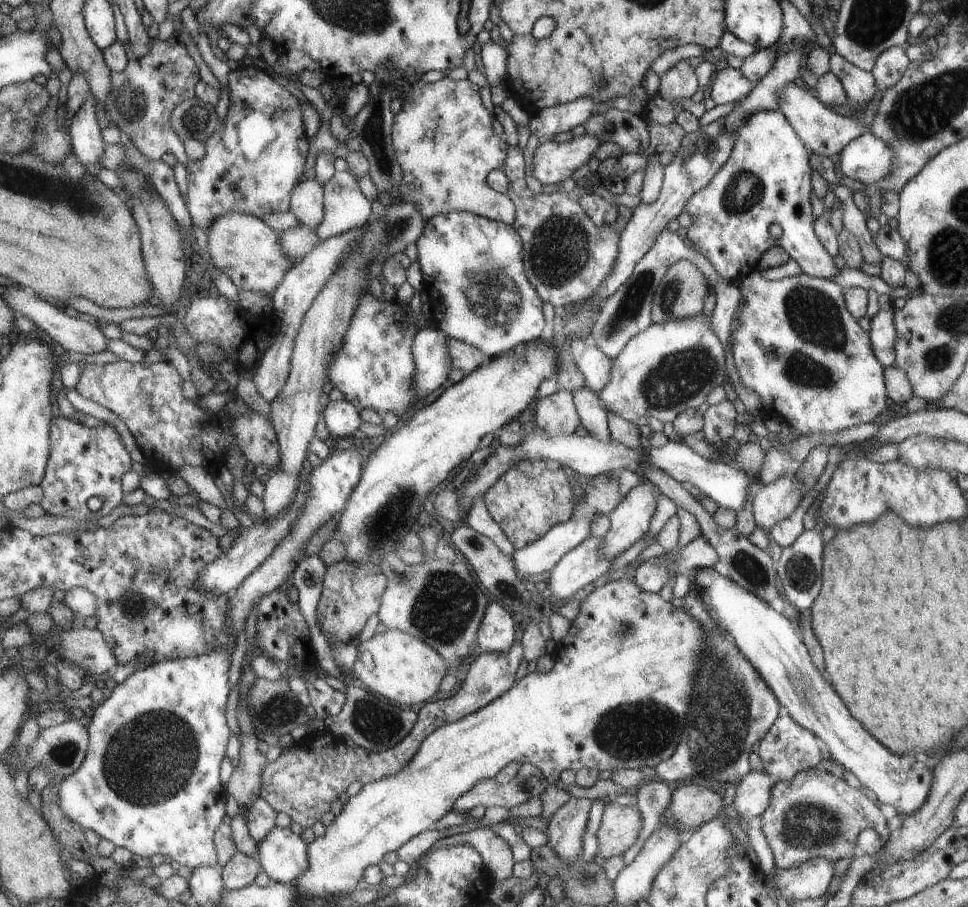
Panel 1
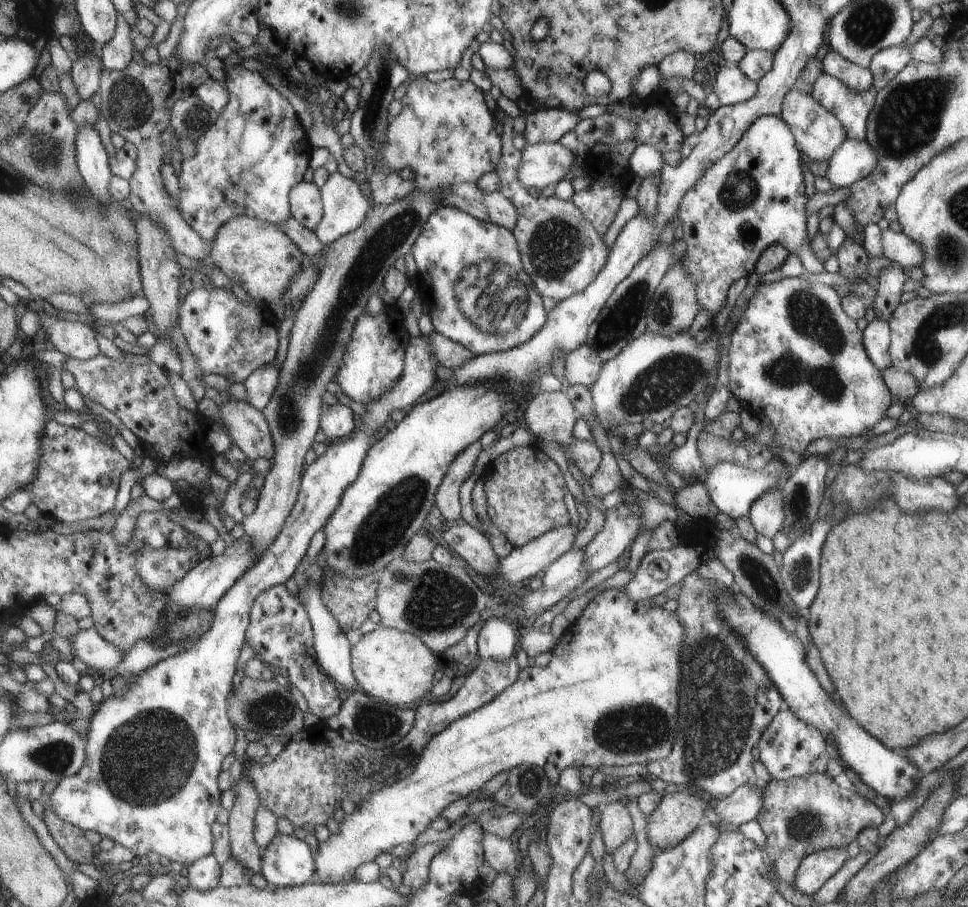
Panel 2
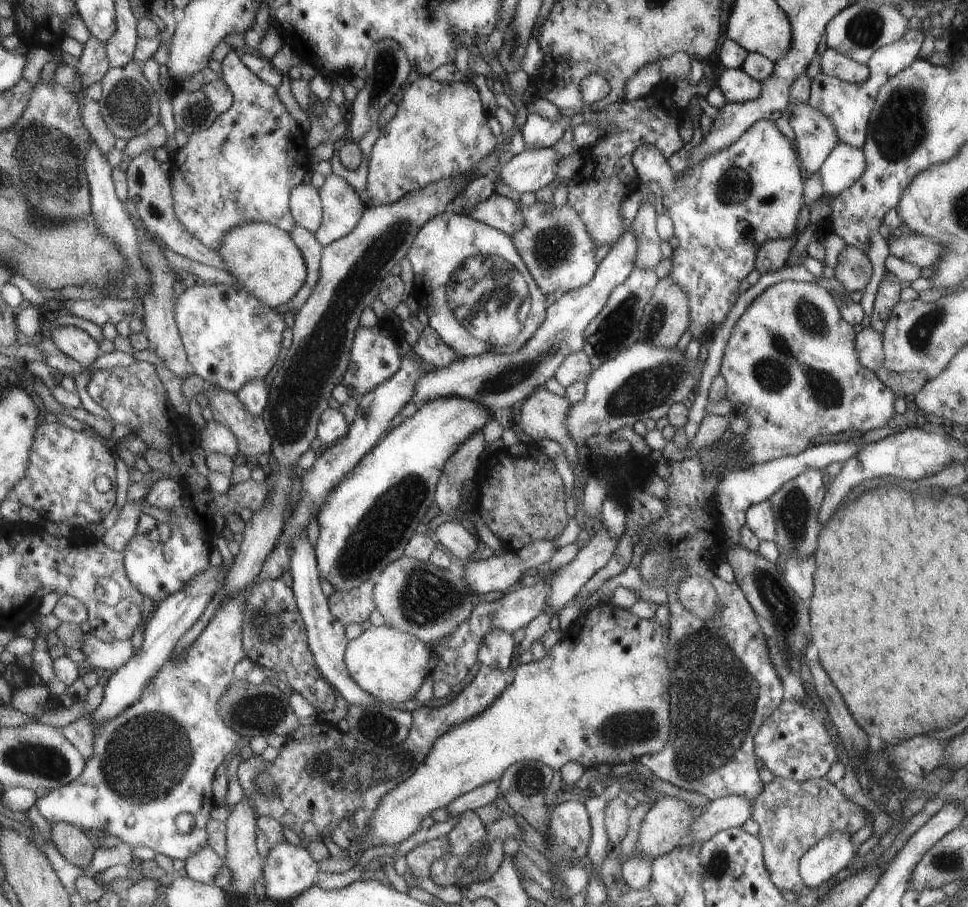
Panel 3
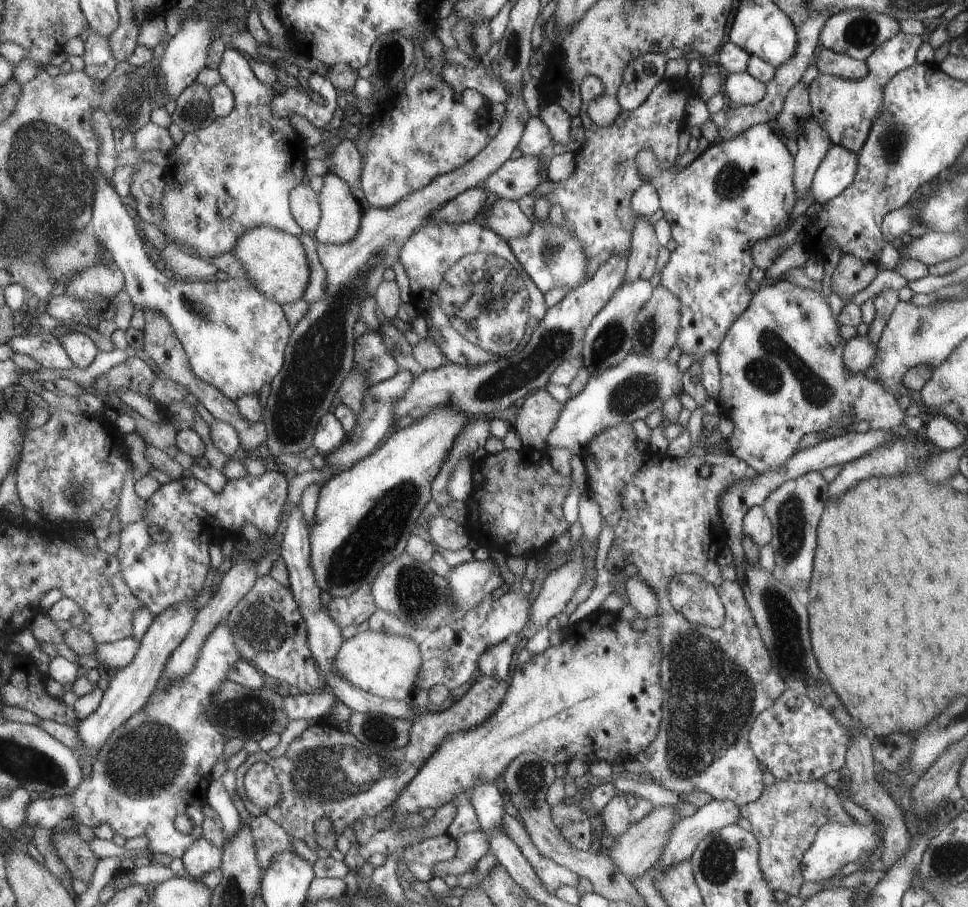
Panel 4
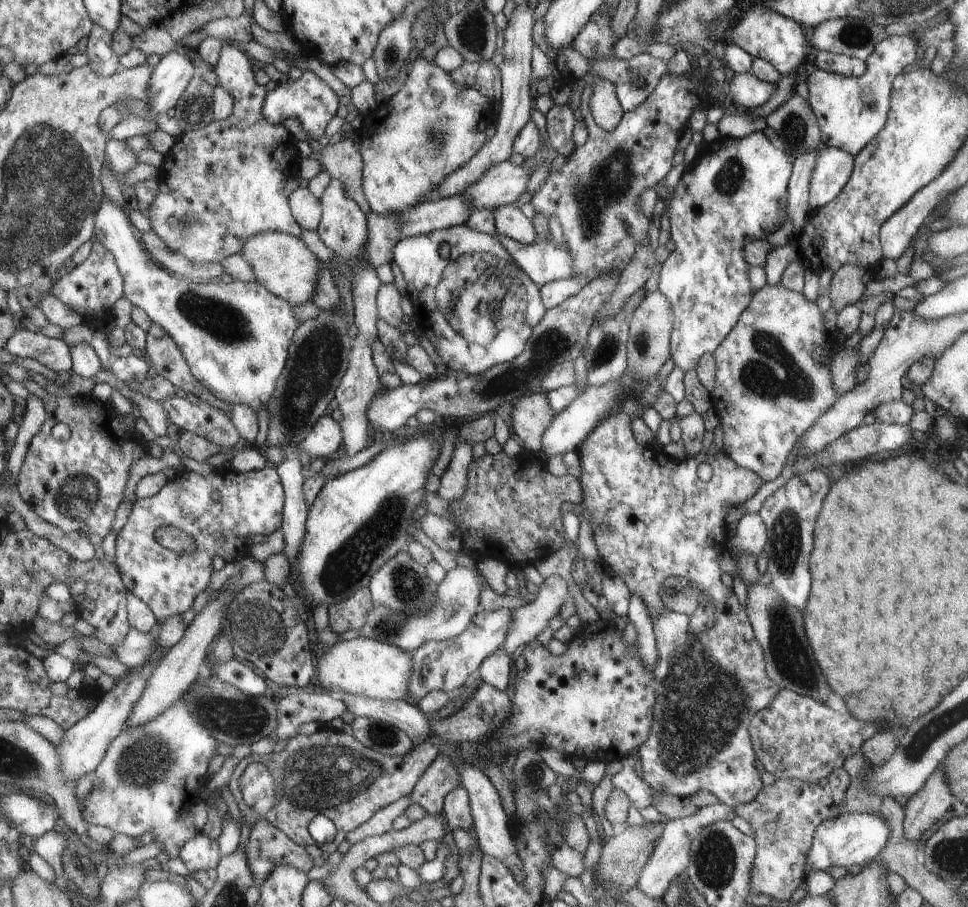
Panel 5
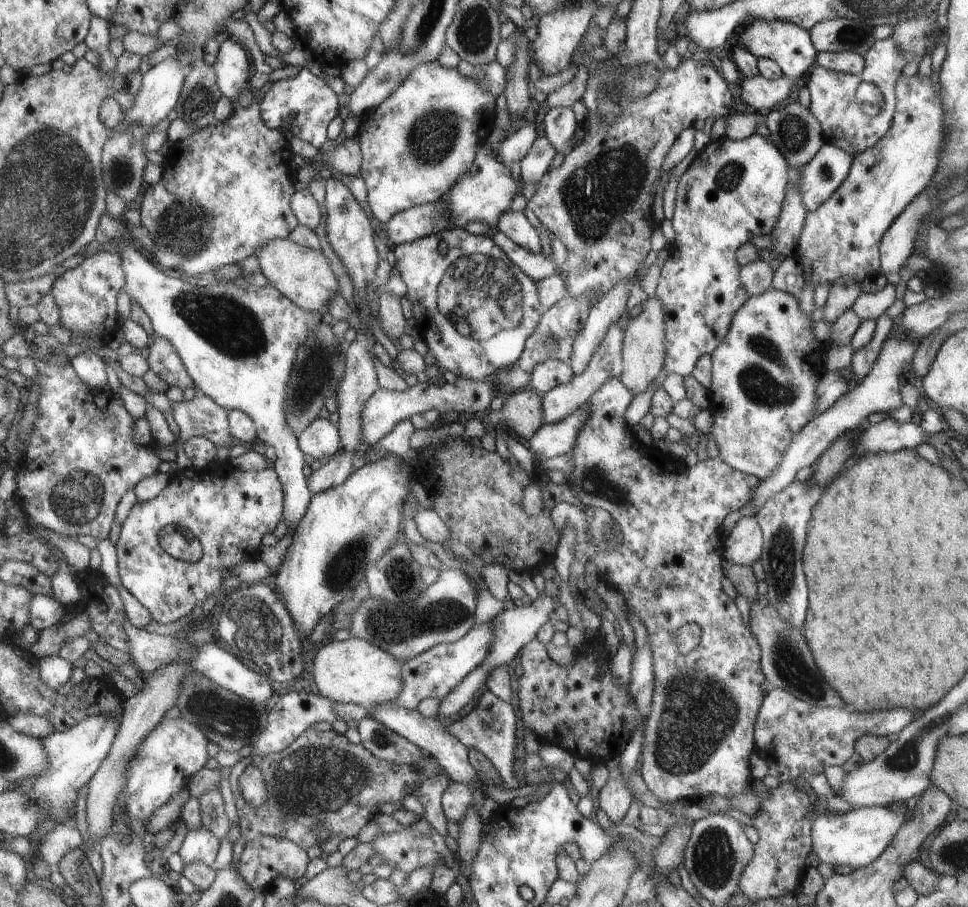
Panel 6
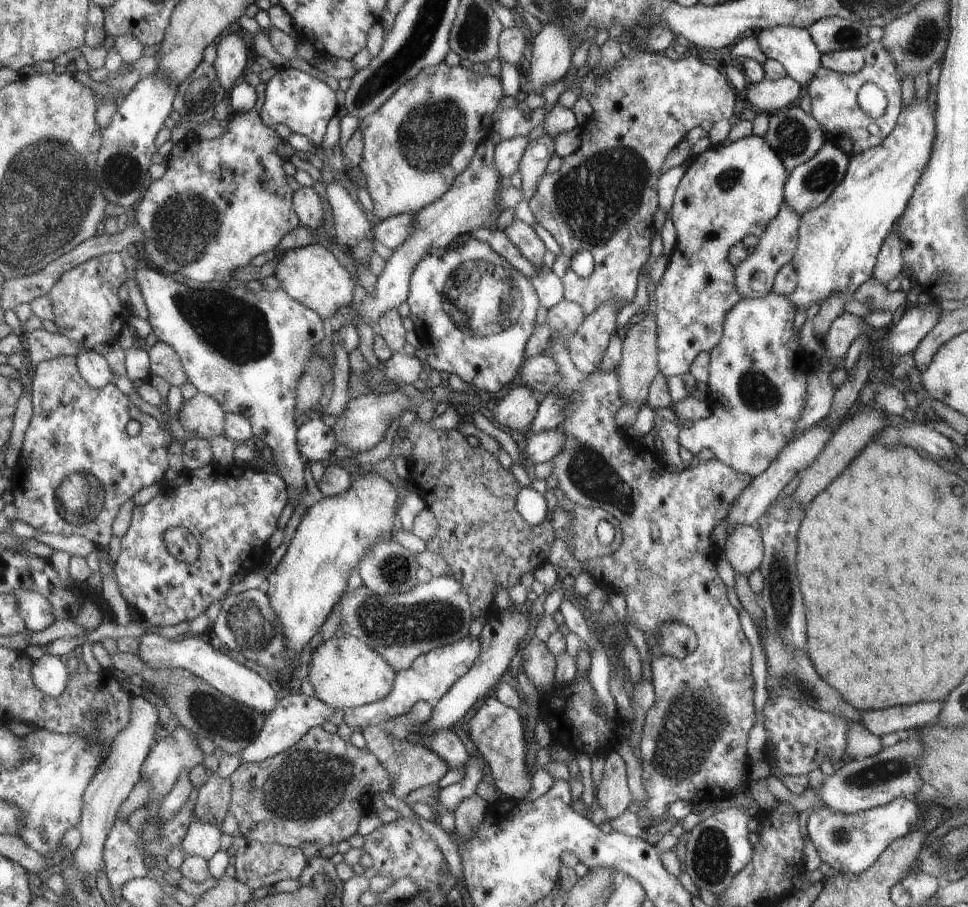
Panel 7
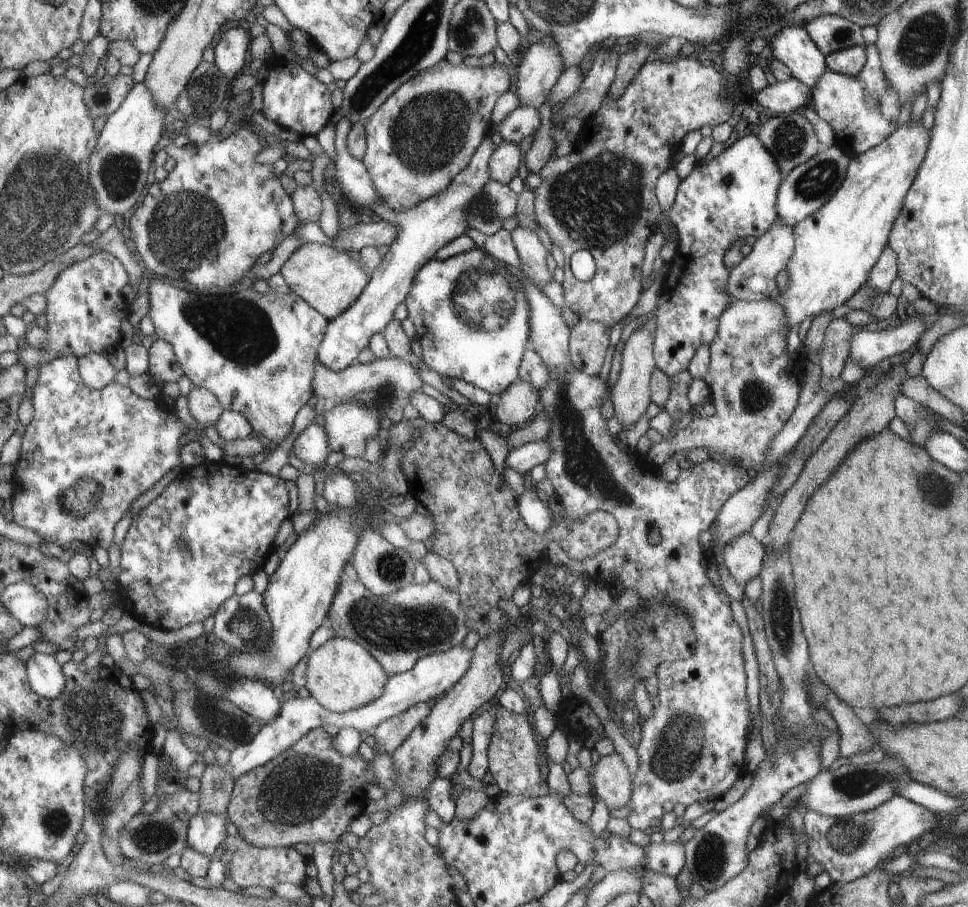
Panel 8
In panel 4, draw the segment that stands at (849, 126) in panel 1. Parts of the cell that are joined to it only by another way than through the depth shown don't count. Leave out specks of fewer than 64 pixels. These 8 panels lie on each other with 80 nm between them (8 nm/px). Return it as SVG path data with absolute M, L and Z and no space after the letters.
M815 120L805 122L805 132L801 134L801 138L795 144L793 183L796 188L796 201L805 197L812 184L815 170L831 146L827 132L823 132L823 128Z

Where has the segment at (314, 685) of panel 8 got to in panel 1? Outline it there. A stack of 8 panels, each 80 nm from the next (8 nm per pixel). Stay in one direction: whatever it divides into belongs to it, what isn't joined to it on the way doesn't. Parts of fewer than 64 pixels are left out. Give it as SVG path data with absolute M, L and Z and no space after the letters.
M387 629L381 634L374 633L371 638L359 642L355 646L355 661L352 665L352 672L356 683L365 690L383 696L383 698L396 705L419 704L419 702L425 702L427 698L431 698L437 692L437 684L439 684L441 678L444 678L445 664L444 659L432 647L429 647L427 643L405 632Z

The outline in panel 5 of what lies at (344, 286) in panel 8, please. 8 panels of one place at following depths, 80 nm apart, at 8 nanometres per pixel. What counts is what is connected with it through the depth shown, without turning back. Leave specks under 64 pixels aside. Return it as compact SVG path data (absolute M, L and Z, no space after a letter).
M263 232L255 238L249 238L242 256L255 268L259 283L273 294L295 306L314 302L317 284L325 265L301 238L281 232Z

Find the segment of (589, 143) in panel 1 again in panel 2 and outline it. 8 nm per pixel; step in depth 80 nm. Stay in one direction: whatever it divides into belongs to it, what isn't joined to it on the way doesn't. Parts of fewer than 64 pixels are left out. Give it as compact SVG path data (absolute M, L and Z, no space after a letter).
M557 141L553 143L539 143L525 146L519 154L519 164L517 164L517 182L527 191L529 188L543 189L548 184L557 184L563 180L565 172L569 171L569 166L573 164L574 155L571 150L564 148Z

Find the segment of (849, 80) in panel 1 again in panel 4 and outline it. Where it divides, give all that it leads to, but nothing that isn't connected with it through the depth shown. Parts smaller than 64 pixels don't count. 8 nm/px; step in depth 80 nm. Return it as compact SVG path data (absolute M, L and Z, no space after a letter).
M825 48L817 55L815 67L818 72L850 80L864 78L868 74L868 66L864 61Z

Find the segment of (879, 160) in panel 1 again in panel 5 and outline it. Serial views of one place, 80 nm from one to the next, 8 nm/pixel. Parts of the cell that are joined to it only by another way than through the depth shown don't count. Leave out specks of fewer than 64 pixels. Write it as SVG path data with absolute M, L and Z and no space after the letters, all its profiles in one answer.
M822 147L817 152L808 187L808 204L815 210L832 201L852 177L855 158L836 147Z

